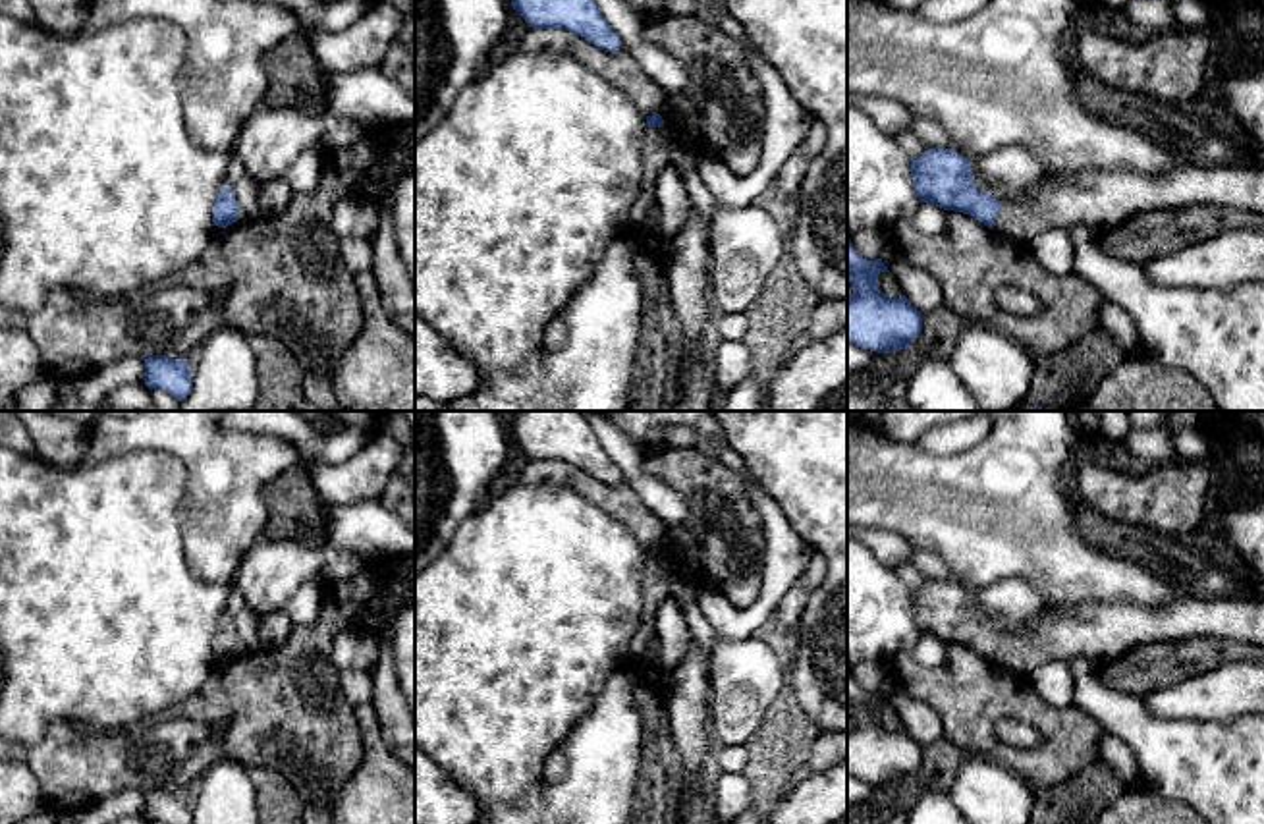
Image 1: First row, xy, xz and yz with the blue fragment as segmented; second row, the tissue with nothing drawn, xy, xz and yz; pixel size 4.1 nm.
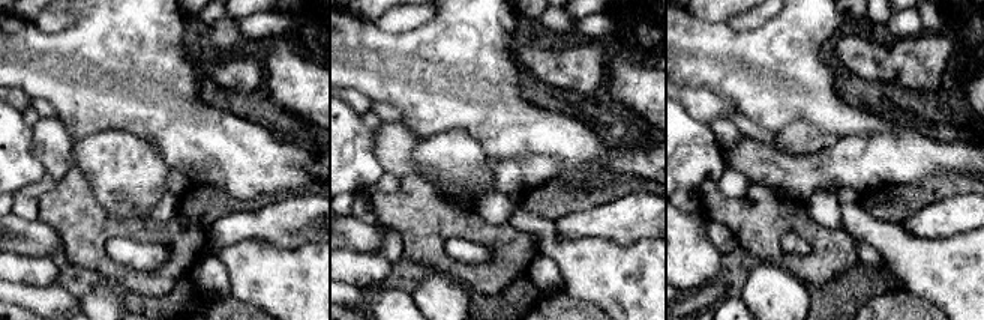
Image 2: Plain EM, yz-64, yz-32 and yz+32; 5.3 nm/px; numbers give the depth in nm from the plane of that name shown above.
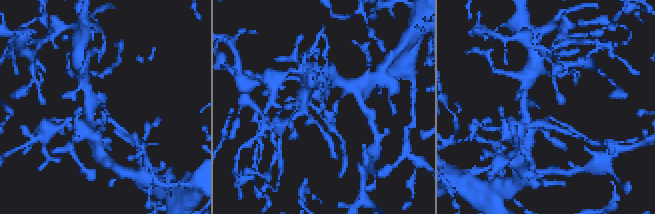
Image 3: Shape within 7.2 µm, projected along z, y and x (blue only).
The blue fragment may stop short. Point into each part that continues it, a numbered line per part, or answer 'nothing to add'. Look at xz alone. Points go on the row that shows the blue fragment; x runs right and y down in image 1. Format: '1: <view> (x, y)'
1: xz (657, 141)

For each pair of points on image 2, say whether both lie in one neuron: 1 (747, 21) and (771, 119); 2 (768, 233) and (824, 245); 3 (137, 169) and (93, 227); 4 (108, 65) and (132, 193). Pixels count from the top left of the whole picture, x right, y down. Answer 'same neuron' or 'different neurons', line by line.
1: different neurons
2: same neuron
3: different neurons
4: different neurons

